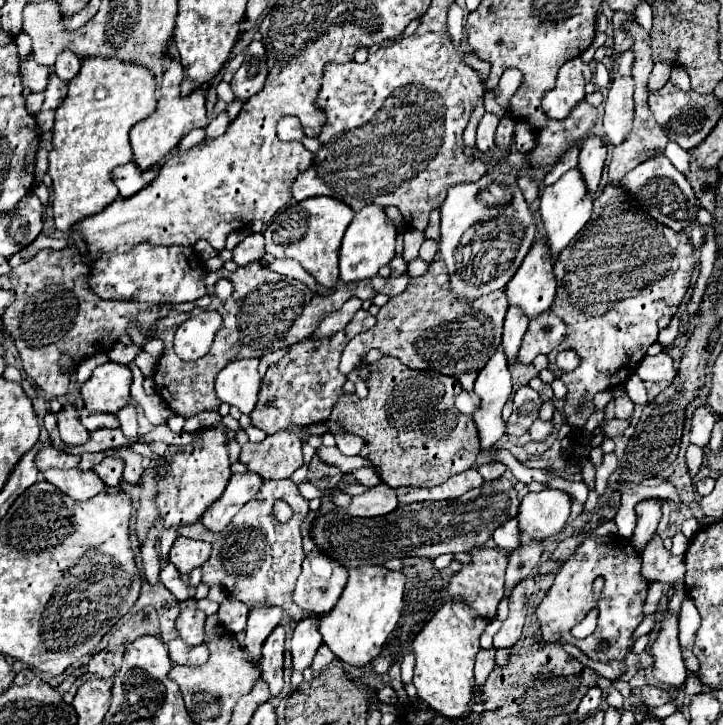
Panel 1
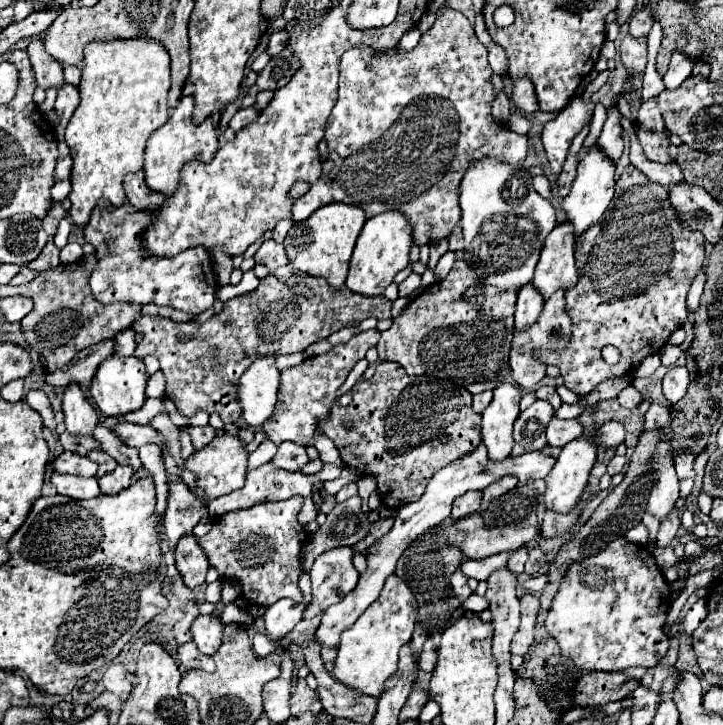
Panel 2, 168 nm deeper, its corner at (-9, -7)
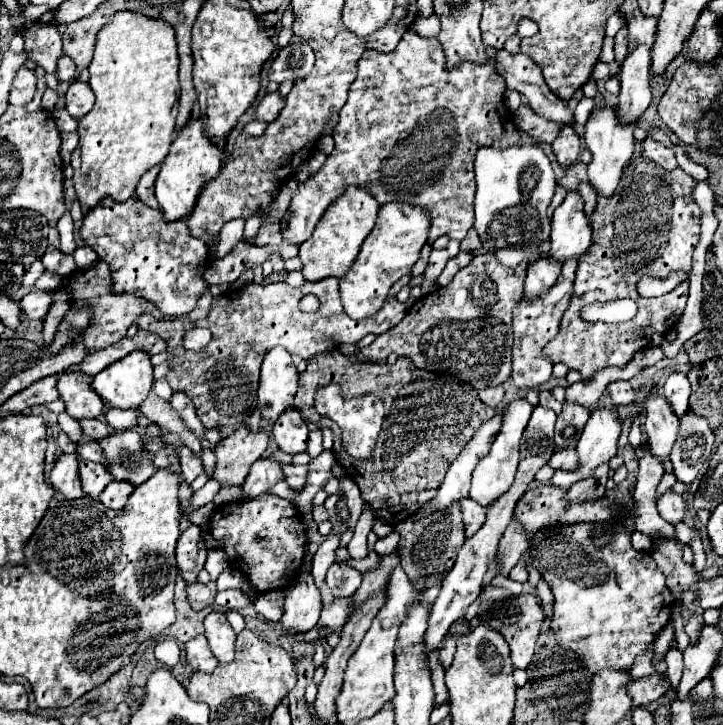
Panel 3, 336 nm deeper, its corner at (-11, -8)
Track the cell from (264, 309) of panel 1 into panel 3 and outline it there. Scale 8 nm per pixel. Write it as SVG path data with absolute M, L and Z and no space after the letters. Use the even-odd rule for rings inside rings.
M329 277L329 279L321 279L317 283L311 283L311 281L305 281L303 287L289 287L285 283L269 283L269 285L257 285L257 283L249 283L245 289L235 289L231 293L225 293L217 299L213 299L213 305L211 305L211 311L209 311L209 317L203 319L203 321L197 321L197 327L207 327L213 337L209 341L209 345L201 351L187 351L181 347L181 337L183 333L193 327L193 323L183 323L183 321L167 321L167 319L161 319L161 321L151 321L149 325L141 327L145 331L151 331L151 333L157 333L165 339L167 343L167 353L171 355L171 359L167 359L165 363L169 365L169 373L167 373L167 381L169 385L175 389L175 391L181 391L185 393L193 405L195 405L195 411L197 411L197 417L201 419L201 423L207 427L207 429L213 429L217 425L231 425L231 427L237 427L237 425L243 425L251 413L255 411L257 407L257 387L251 387L251 383L257 383L257 381L251 381L251 377L255 373L259 373L259 365L261 365L261 359L263 355L273 349L273 347L285 347L291 355L299 355L303 359L309 359L313 357L315 353L321 353L321 351L327 351L327 349L333 349L341 343L357 343L361 341L367 333L385 333L389 331L391 327L395 327L407 313L409 309L409 303L399 303L397 299L387 299L387 303L383 303L383 307L373 315L373 317L367 317L367 319L361 319L361 321L355 321L351 319L345 311L343 311L343 305L341 305L341 297L339 297L339 279L335 277ZM307 293L313 293L319 297L321 301L321 307L319 311L315 313L303 313L299 309L299 299Z

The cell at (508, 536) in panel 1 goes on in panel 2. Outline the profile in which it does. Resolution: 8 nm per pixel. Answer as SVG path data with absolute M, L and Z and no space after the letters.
M521 548L521 550L515 550L507 562L507 568L513 572L513 574L521 574L523 572L523 566L527 562L527 548Z

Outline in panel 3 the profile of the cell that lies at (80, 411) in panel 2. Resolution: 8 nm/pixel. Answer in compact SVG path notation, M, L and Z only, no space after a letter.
M63 373L57 381L57 391L65 401L67 413L75 421L99 419L103 413L103 401L91 389L91 377L87 373Z

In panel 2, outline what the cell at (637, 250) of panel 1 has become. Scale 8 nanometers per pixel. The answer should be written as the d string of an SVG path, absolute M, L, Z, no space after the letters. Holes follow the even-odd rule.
M627 166L627 168L621 172L621 176L619 176L619 180L617 180L617 196L613 198L613 202L611 202L611 206L609 206L609 210L607 210L609 216L603 218L601 222L589 226L589 230L583 232L583 234L577 238L579 282L577 282L573 288L569 288L569 290L565 292L565 298L567 298L567 306L565 306L565 308L567 308L567 314L569 314L569 318L571 318L571 340L569 340L569 344L567 344L563 350L535 350L535 352L533 352L533 356L539 358L539 362L559 366L561 376L563 376L563 380L565 380L565 386L567 386L569 390L573 390L575 394L589 394L599 382L603 382L603 380L607 380L607 378L613 378L613 376L623 376L623 374L635 370L635 368L641 364L643 358L647 358L647 356L659 352L659 350L667 344L671 332L675 332L677 328L681 328L681 326L687 322L687 304L685 304L685 298L687 298L687 292L689 292L689 286L691 286L693 278L697 276L699 268L703 268L703 264L705 264L705 248L703 248L703 246L705 246L705 238L703 238L701 232L693 232L693 230L685 228L685 226L679 222L677 212L671 210L671 204L669 204L669 190L667 190L665 186L659 186L659 184L653 186L653 184L655 184L655 182L651 182L651 180L649 180L643 172L639 172L635 166ZM607 344L619 348L619 352L621 352L621 360L619 360L615 366L605 364L605 360L601 358L601 350L603 350L603 346L607 346Z

